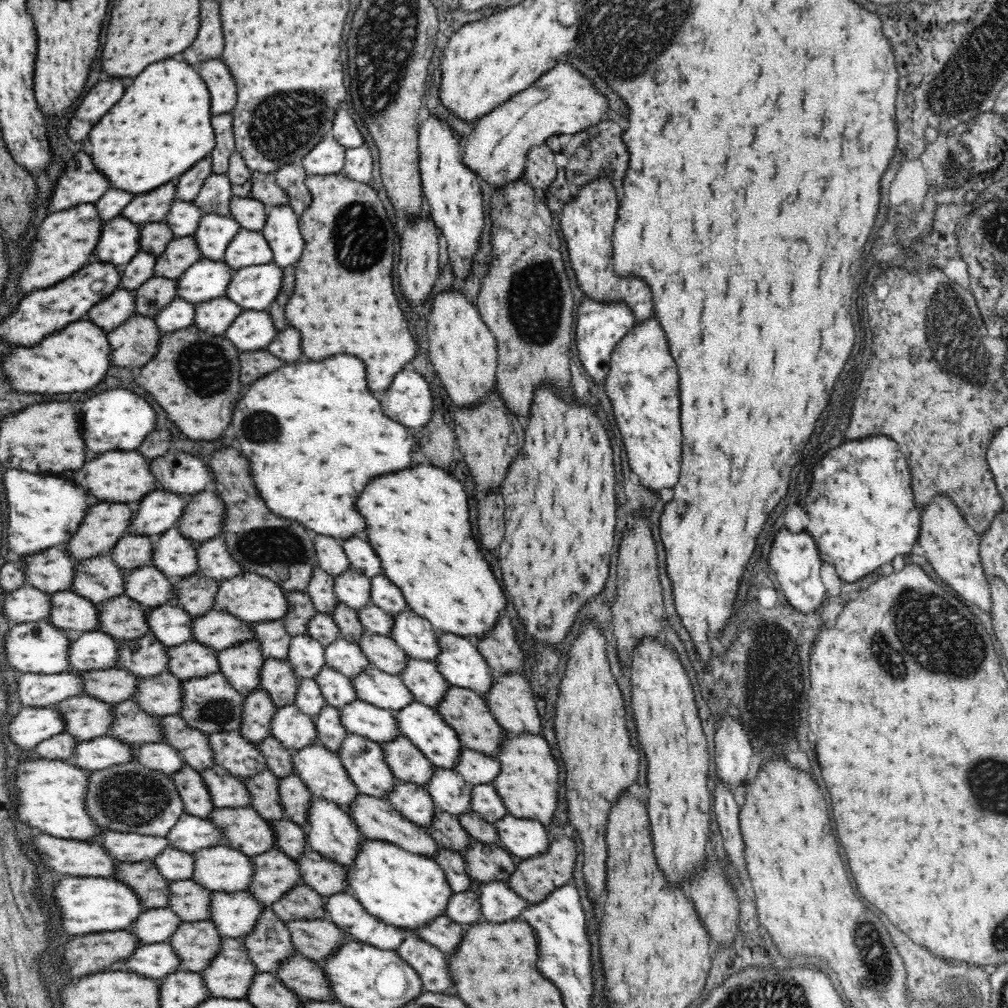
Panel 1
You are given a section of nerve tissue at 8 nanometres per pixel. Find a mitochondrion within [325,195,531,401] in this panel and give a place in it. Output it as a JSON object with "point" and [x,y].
{"point":[358,225]}

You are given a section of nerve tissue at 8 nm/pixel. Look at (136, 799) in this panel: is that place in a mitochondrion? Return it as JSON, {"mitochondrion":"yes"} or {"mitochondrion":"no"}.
{"mitochondrion":"yes"}

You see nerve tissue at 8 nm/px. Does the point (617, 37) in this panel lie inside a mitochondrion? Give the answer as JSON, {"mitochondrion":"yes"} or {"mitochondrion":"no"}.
{"mitochondrion":"yes"}

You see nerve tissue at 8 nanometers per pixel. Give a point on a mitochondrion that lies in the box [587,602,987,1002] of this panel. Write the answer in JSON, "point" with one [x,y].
{"point":[872,950]}

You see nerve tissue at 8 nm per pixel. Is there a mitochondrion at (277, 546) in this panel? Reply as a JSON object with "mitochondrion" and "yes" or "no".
{"mitochondrion":"yes"}

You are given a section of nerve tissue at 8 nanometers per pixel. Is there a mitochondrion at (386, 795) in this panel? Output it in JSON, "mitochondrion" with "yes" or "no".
{"mitochondrion":"no"}

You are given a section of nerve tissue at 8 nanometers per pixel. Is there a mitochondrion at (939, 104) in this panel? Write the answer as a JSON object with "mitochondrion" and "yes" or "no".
{"mitochondrion":"yes"}

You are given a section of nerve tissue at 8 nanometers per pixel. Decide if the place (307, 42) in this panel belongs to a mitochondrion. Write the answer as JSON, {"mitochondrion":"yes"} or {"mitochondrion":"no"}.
{"mitochondrion":"no"}

